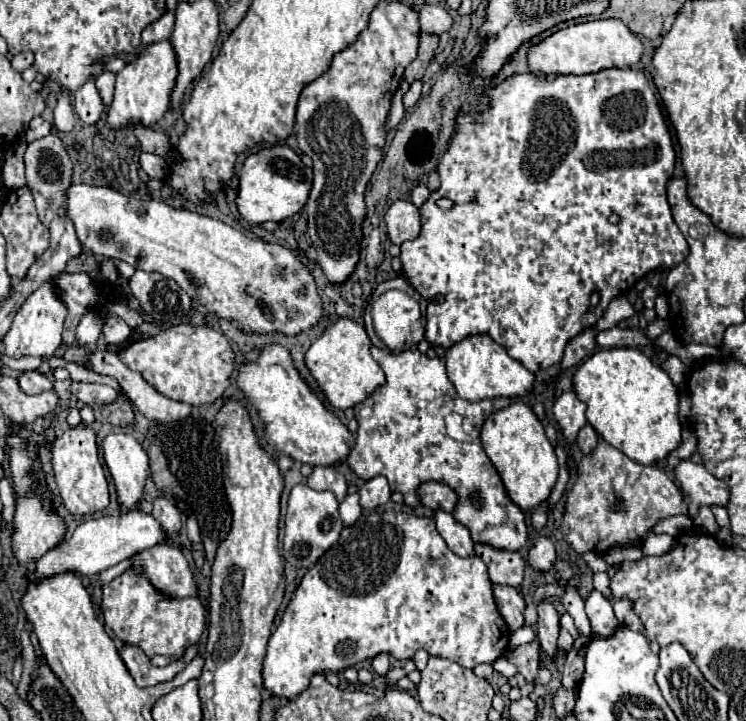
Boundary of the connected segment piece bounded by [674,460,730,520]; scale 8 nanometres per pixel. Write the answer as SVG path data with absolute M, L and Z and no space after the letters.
M692 460L678 462L674 468L674 482L678 482L682 496L686 498L688 516L692 520L698 516L700 506L726 506L730 498L730 488L722 480L714 478L704 466Z

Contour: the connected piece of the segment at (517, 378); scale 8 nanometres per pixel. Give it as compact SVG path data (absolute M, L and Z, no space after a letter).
M488 334L468 336L462 342L446 350L446 370L460 398L468 402L480 402L486 398L524 398L532 392L536 374L526 370L518 360L510 358L504 346L496 344Z

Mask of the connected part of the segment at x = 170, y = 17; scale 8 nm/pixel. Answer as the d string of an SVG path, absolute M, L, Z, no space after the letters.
M166 12L160 20L156 20L154 24L150 24L142 32L142 44L148 46L148 44L160 42L160 40L168 40L170 34L172 34L172 30L174 30L174 14Z

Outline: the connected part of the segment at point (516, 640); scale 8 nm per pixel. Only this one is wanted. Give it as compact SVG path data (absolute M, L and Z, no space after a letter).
M518 628L516 632L512 632L512 638L510 638L510 644L512 644L512 648L516 648L516 646L522 646L522 644L528 644L528 642L532 642L536 638L536 634L534 634L534 630L532 628Z

